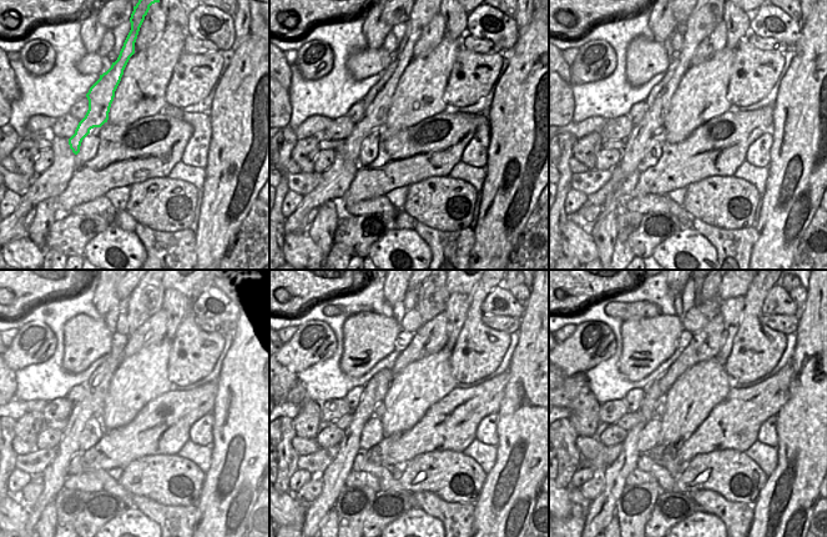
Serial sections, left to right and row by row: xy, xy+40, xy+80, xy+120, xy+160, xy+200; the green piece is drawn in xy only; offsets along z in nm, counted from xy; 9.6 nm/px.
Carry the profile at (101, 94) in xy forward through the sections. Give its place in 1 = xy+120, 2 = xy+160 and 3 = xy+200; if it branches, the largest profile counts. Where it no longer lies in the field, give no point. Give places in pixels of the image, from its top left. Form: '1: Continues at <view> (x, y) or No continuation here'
1: Continues at xy+120 (54, 476)
2: Continues at xy+160 (333, 476)
3: Continues at xy+200 (601, 510).

